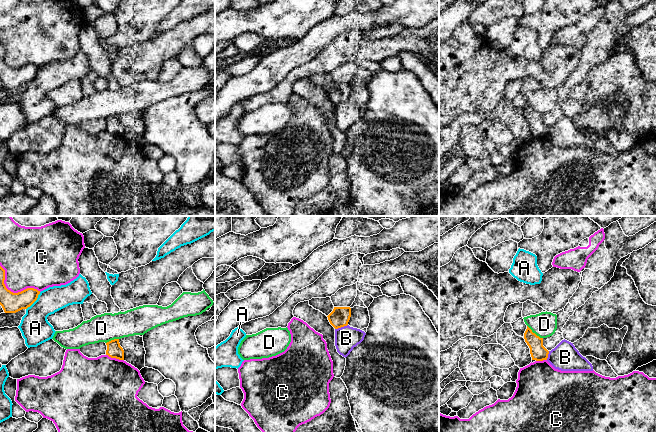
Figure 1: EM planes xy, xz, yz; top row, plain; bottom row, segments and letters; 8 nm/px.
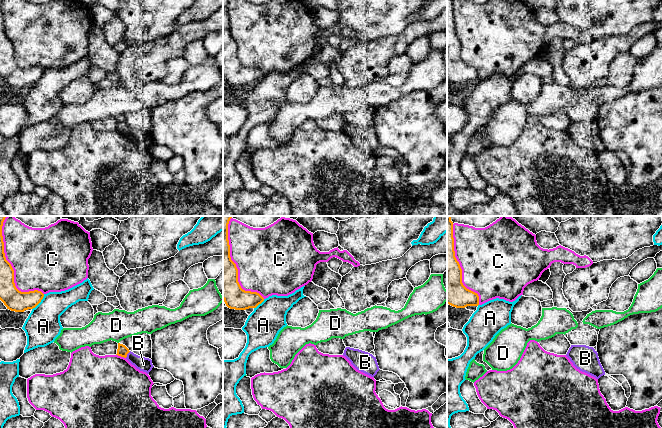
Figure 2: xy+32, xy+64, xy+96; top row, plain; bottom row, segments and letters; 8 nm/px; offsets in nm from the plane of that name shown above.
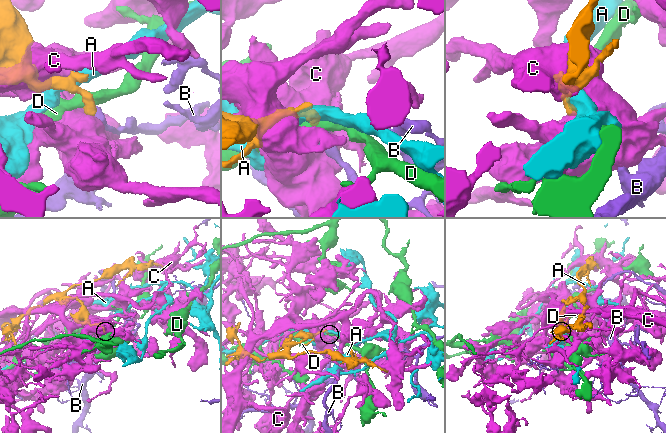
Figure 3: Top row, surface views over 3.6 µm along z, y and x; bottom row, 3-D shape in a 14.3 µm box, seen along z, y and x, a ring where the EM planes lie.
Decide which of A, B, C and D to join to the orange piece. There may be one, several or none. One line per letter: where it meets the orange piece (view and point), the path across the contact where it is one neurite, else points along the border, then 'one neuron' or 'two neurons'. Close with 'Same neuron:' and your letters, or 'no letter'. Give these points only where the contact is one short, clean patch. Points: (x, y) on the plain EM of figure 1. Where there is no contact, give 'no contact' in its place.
A: xy (34, 77) | two neurons
B: xz (341, 102) | two neurons
C: xy (12, 68) | two neurons
D: yz (534, 109) | along yz (527, 101), (542, 114) | two neurons
Same neuron: no letter

